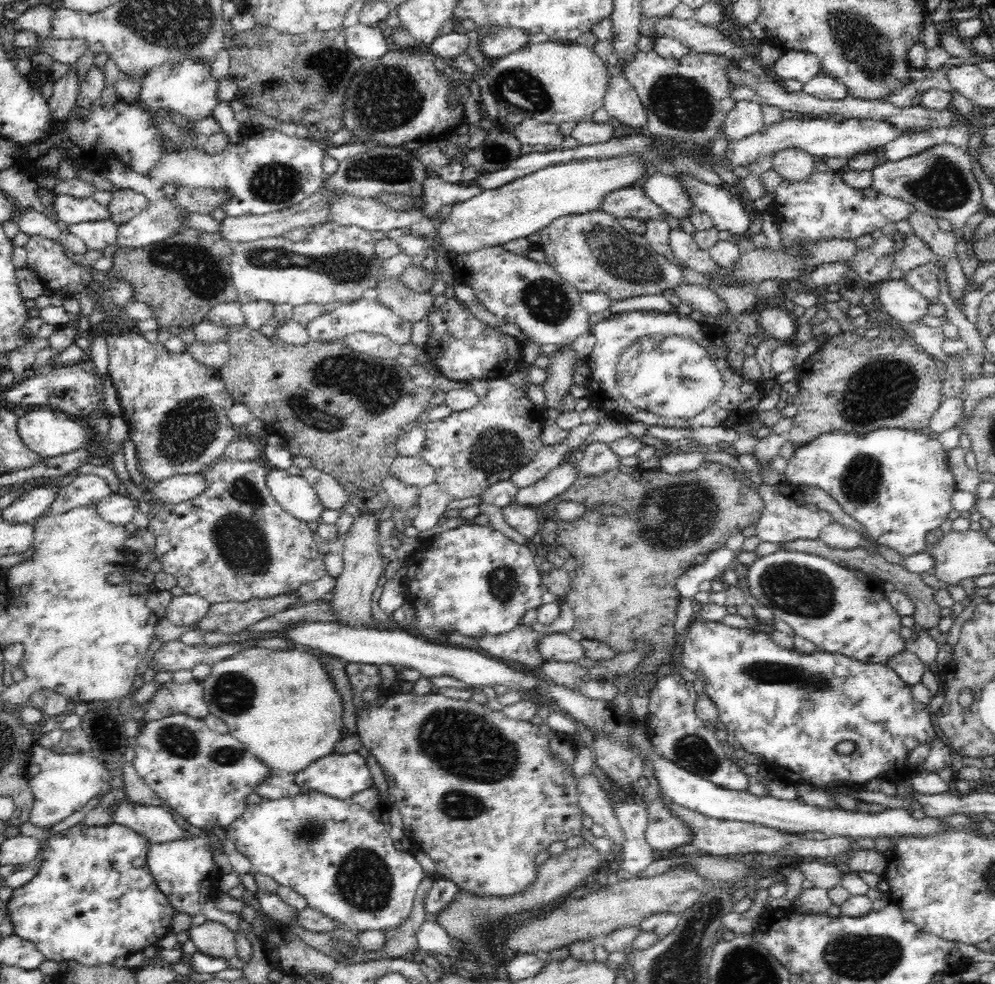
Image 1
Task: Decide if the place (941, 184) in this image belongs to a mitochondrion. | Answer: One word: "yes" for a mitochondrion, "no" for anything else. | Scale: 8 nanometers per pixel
yes

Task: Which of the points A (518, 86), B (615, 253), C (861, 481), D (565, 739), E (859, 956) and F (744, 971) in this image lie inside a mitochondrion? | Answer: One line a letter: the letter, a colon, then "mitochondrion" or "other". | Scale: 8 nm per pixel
A: mitochondrion
B: mitochondrion
C: mitochondrion
D: other
E: mitochondrion
F: mitochondrion

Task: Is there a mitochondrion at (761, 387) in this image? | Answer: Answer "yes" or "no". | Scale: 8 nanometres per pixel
no

